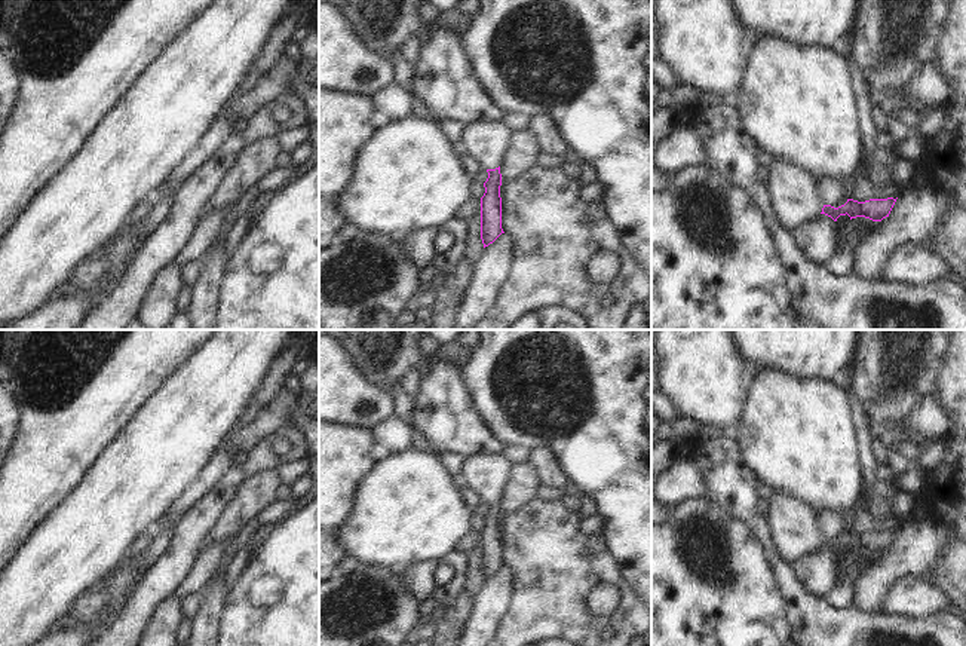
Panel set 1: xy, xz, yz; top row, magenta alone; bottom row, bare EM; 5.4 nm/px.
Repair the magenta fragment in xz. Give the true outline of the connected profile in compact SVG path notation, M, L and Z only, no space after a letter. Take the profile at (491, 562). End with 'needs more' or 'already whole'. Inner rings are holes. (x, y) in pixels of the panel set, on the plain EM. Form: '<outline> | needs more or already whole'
M502 453L466 457L457 481L466 483L488 505L481 530L481 572L484 581L493 576L502 561L500 497L509 481L512 463Z | needs more

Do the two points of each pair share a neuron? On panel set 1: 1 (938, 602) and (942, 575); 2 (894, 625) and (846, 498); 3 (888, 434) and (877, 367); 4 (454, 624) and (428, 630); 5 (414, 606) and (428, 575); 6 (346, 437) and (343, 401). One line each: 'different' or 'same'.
1: different
2: different
3: same
4: different
5: different
6: different

